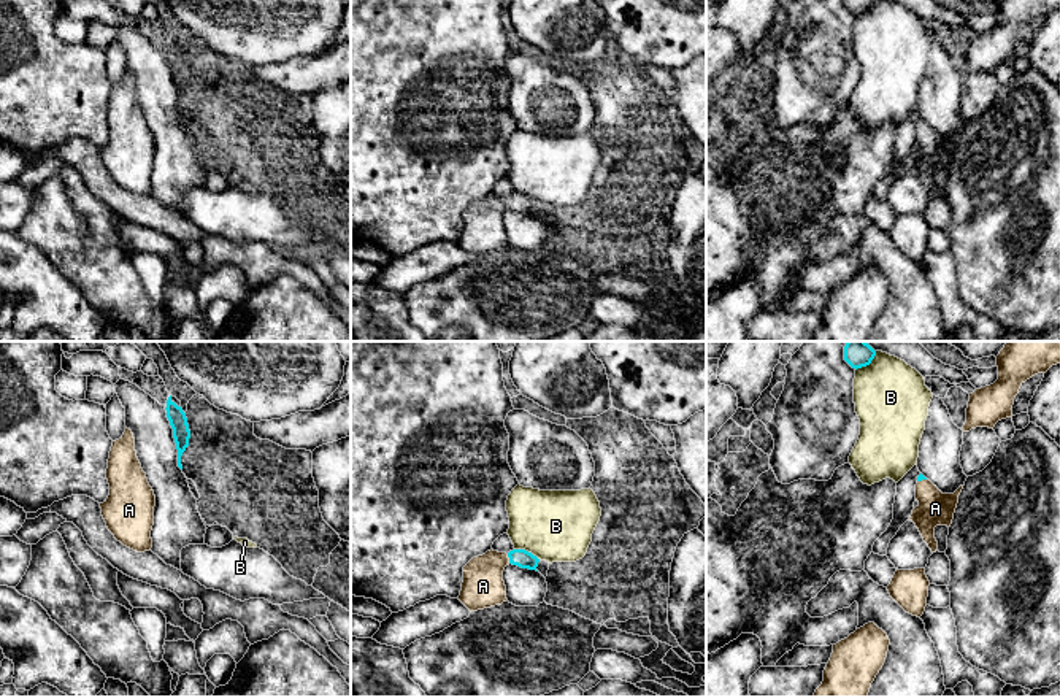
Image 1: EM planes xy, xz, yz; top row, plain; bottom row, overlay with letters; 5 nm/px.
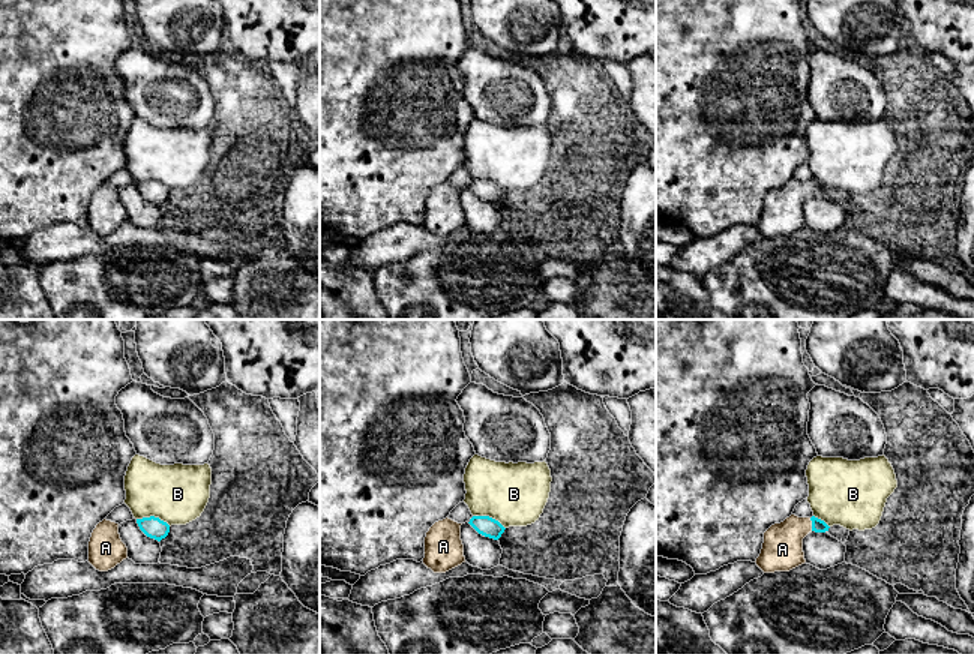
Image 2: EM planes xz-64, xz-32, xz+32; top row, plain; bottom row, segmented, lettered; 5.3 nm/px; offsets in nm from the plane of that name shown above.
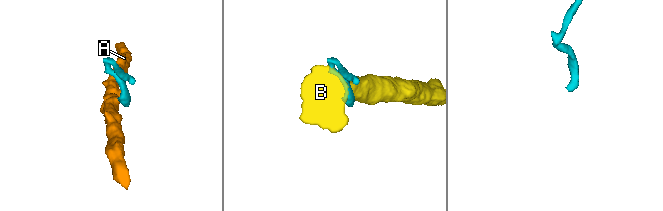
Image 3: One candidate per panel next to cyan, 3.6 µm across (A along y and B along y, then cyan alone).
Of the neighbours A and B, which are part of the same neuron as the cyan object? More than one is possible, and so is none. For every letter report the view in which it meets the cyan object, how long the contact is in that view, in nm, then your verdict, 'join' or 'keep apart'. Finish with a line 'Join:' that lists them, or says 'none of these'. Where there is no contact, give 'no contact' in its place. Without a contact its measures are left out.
A: xz | 50 nm | join
B: xz | 140 nm | keep apart
Join: A

